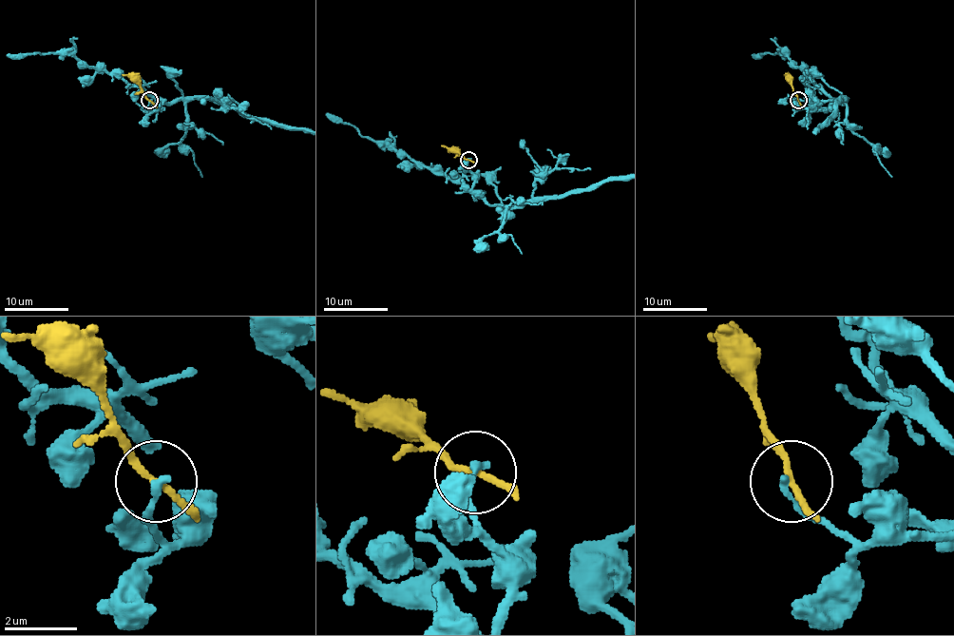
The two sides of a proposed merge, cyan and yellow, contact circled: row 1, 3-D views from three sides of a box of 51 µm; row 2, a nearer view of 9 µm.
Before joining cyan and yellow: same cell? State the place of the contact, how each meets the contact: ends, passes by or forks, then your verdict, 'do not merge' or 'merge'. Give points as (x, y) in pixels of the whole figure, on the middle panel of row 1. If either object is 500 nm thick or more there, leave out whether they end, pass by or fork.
at (468, 160); cyan ends there; yellow passes by; do not merge

